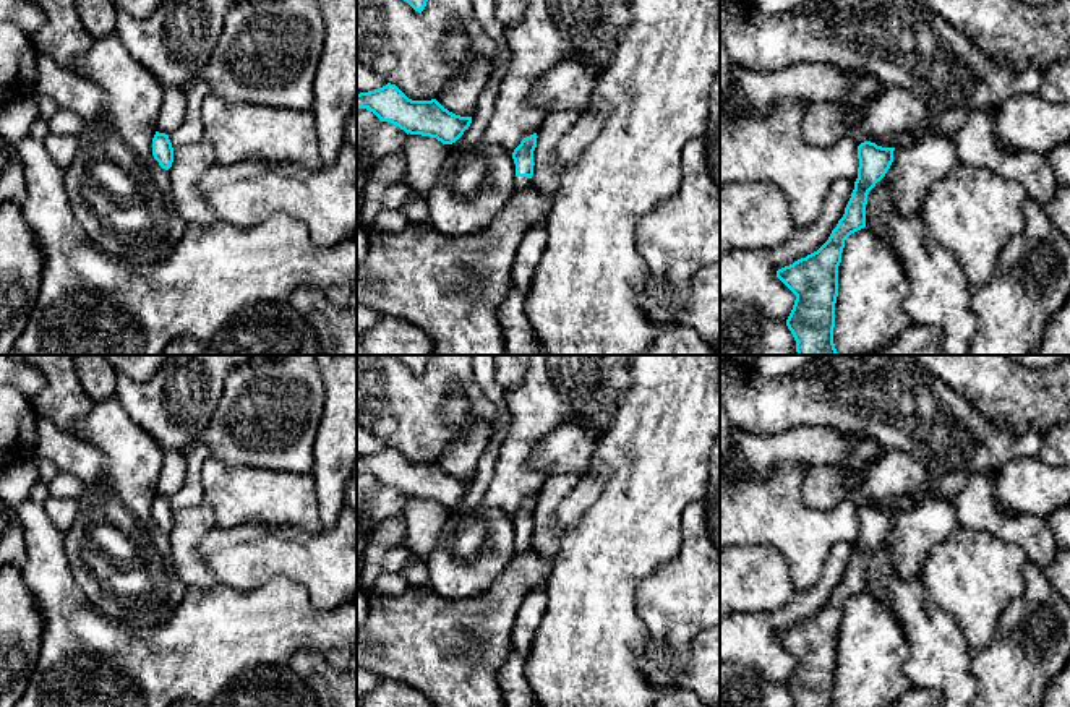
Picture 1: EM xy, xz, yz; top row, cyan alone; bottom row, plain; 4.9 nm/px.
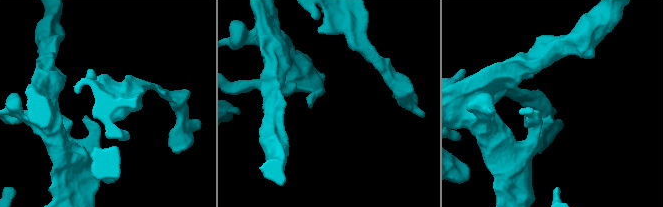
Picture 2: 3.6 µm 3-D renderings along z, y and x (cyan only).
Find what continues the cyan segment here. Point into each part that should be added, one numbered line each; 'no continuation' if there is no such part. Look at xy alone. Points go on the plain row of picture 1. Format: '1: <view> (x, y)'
no continuation

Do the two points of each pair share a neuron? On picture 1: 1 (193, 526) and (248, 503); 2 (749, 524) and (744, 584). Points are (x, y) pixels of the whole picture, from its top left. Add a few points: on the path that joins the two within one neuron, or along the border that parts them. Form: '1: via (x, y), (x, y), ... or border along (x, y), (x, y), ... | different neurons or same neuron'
1: border along (200, 503), (213, 513), (216, 526) | different neurons
2: border along (736, 545), (769, 545), (783, 558) | different neurons

